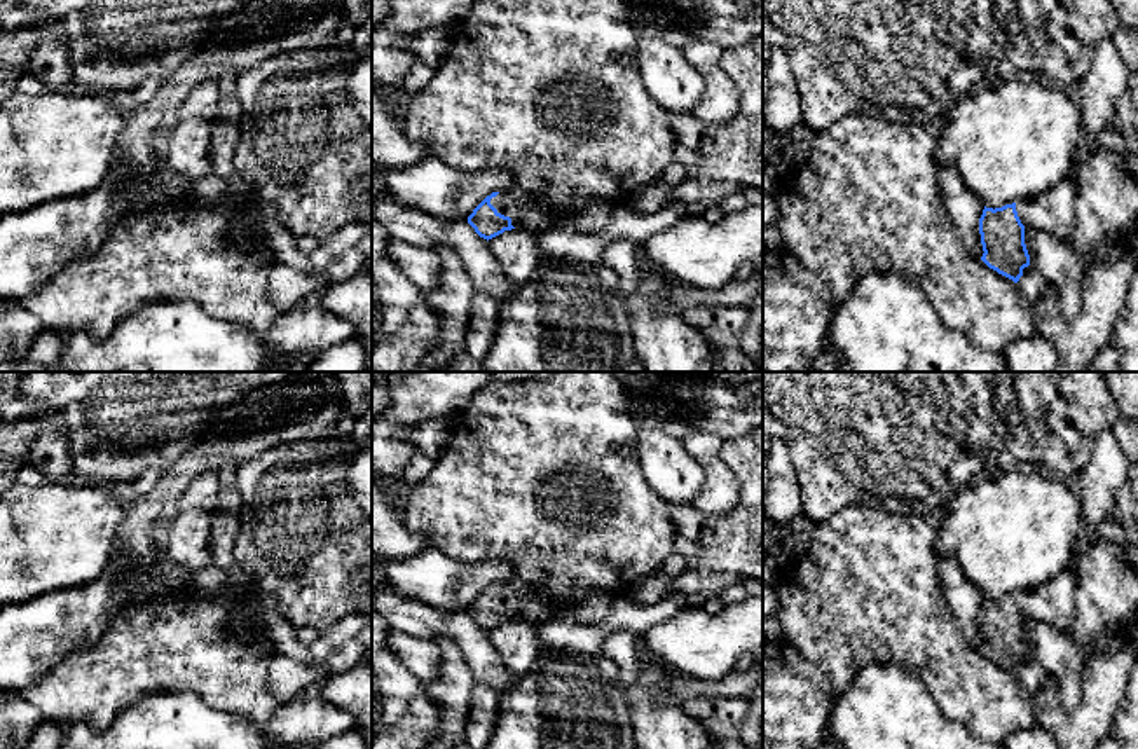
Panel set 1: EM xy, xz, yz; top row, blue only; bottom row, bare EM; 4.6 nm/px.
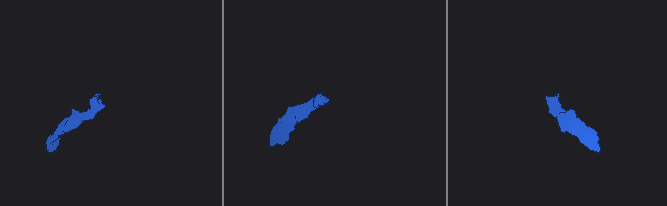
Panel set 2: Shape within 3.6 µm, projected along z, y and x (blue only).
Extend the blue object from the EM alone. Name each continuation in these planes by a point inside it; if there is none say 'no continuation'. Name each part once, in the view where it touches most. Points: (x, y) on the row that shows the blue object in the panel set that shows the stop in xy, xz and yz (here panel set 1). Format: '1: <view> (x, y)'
1: xz (527, 213)

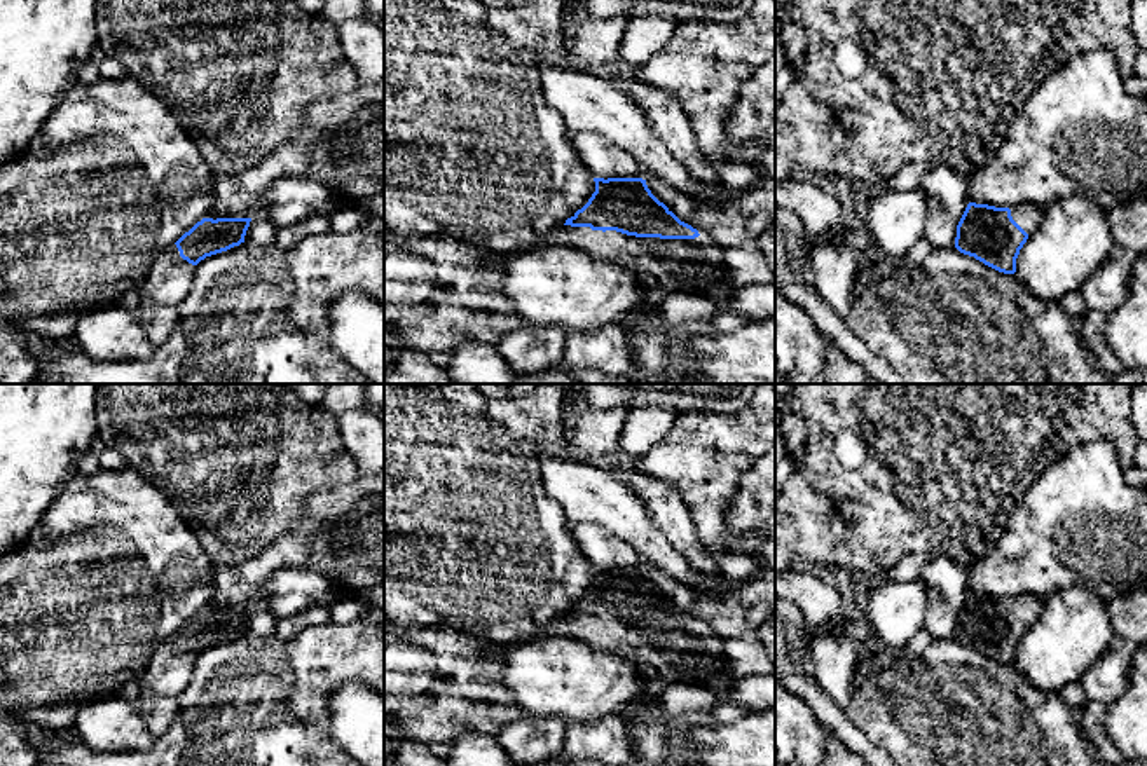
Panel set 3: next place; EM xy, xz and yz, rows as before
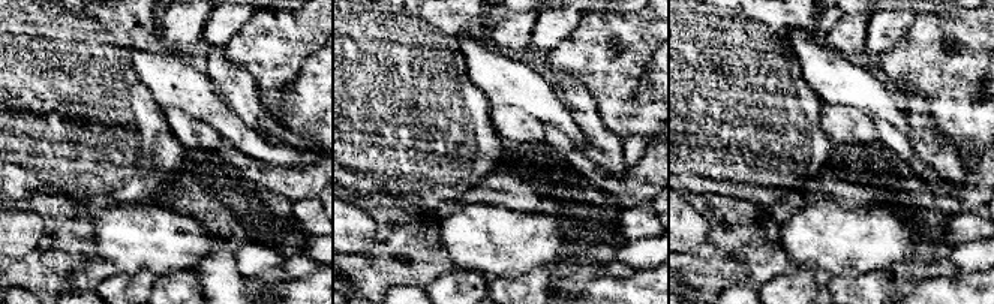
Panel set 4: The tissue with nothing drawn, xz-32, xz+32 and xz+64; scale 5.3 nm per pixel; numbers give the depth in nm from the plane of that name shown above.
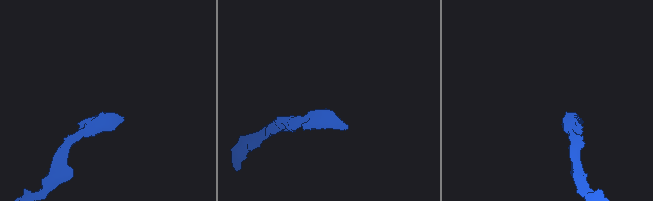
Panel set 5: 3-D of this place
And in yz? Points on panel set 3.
1: yz (1027, 217)

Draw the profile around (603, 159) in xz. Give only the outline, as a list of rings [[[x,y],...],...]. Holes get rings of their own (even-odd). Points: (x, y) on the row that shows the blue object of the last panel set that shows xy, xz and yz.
[[[576,133],[573,145],[594,178],[641,178],[639,162],[602,136]]]

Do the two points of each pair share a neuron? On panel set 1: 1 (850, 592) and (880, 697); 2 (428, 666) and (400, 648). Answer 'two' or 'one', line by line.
1: two
2: one

